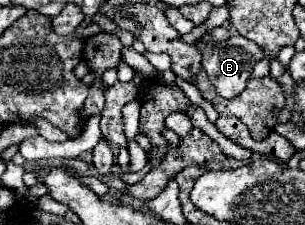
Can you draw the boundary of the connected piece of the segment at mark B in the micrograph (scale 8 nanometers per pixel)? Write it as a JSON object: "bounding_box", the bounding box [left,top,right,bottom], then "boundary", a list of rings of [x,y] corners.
{"bounding_box":[202,35,264,99],"boundary":[[[232,35],[228,43],[214,45],[214,53],[202,59],[202,67],[216,91],[230,99],[244,91],[254,63],[258,63],[262,57],[264,51],[256,43],[248,41],[246,37]]]}

